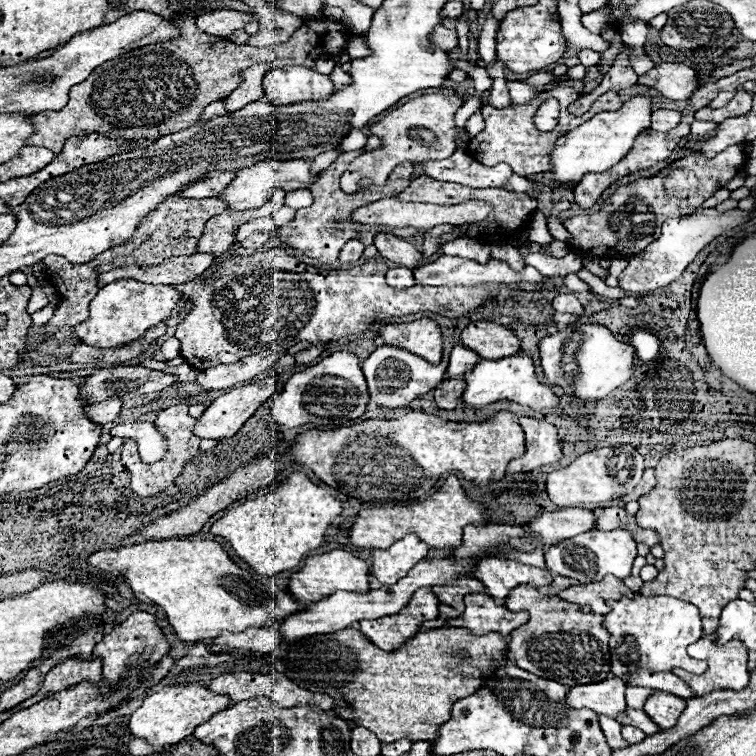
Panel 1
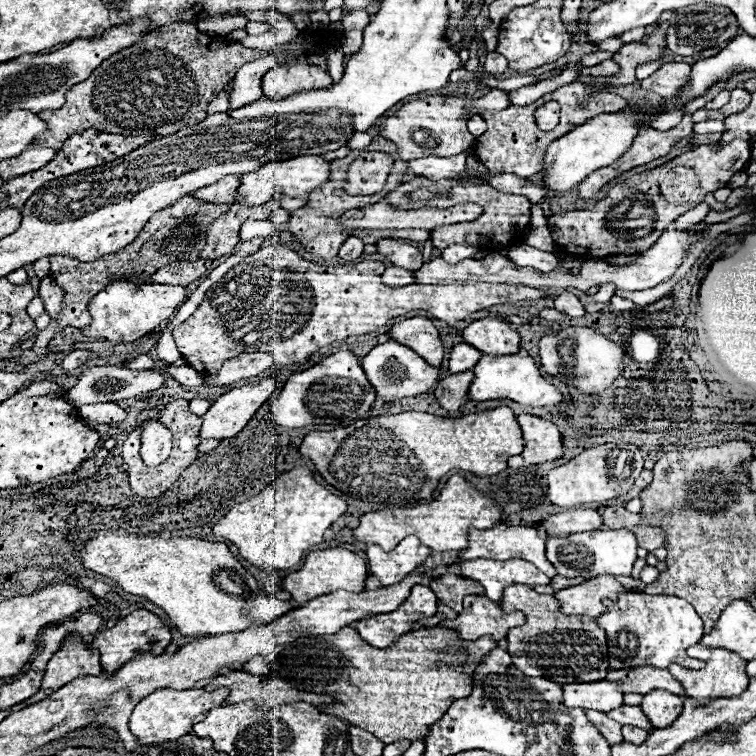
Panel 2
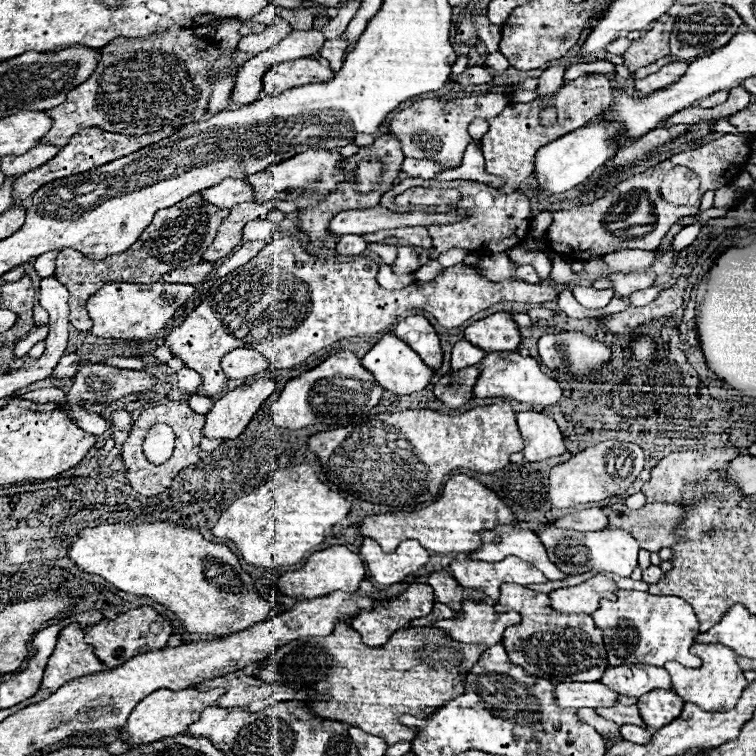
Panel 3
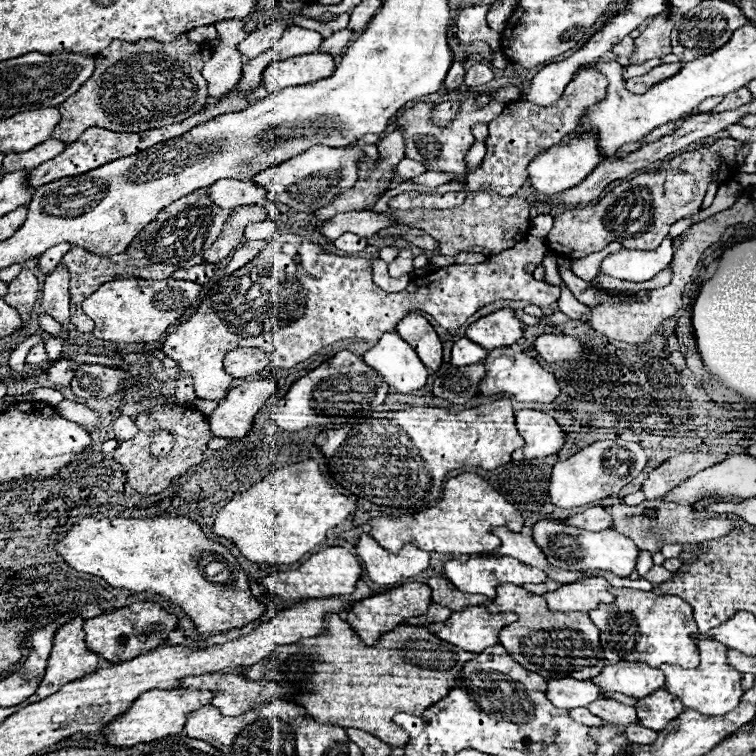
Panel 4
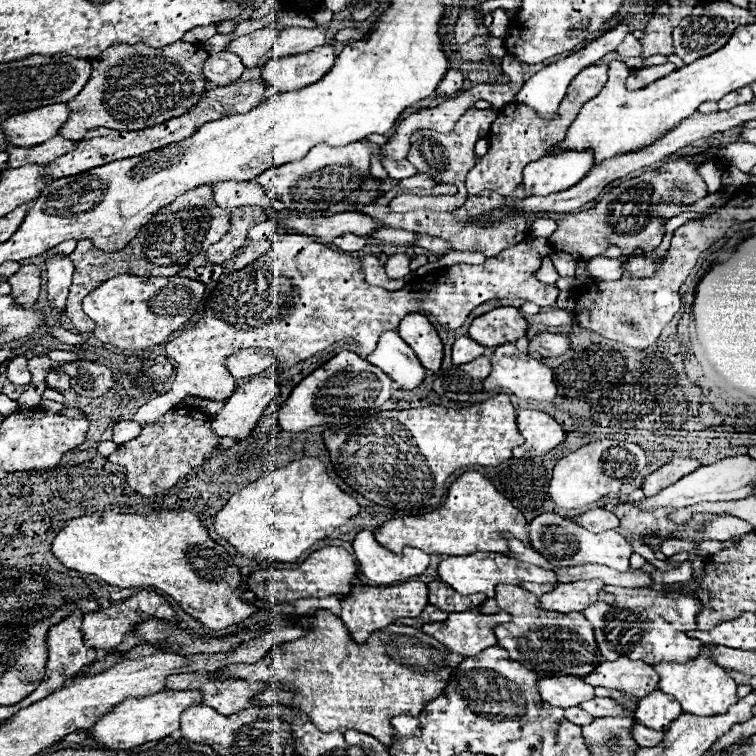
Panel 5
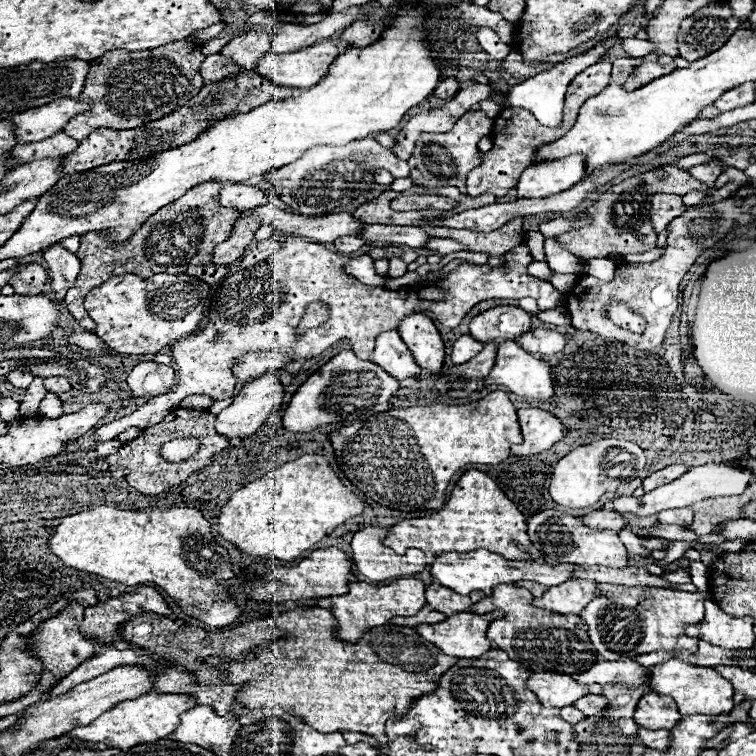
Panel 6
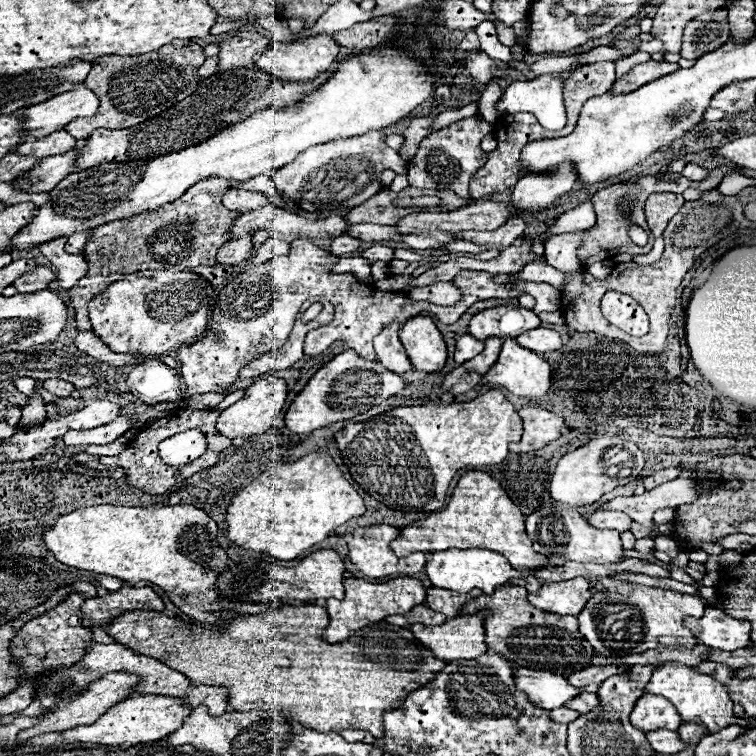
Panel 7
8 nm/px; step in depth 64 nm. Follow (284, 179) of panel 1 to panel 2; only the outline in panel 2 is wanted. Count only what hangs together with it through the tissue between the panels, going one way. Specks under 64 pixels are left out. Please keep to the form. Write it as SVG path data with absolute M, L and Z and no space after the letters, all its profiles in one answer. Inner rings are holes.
M298 156L284 162L268 162L260 166L256 172L248 172L240 176L240 188L236 190L236 202L244 206L262 206L266 200L272 198L274 192L282 192L284 196L292 198L308 198L310 192L328 180L328 162L320 156Z

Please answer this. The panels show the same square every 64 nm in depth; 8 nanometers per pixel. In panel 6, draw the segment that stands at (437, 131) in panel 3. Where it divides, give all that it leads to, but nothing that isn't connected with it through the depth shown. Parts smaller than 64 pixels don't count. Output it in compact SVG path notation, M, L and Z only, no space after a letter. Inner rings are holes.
M482 110L466 112L456 126L448 134L422 134L416 140L416 148L410 156L412 174L410 178L424 188L440 188L440 186L456 186L462 194L466 192L466 176L474 166L480 166L482 154L476 144L482 136L490 134L494 120L488 118Z

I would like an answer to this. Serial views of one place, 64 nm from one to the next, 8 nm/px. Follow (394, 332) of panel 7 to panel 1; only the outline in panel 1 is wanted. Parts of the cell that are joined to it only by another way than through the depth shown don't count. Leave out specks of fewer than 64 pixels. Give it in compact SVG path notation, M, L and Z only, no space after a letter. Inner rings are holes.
M378 346L362 362L362 370L364 370L364 376L368 380L370 402L376 406L382 406L382 408L404 408L412 400L416 400L418 396L434 390L444 380L448 363L448 355L443 355L438 366L434 366L416 354L408 354L406 350L400 350L394 346Z

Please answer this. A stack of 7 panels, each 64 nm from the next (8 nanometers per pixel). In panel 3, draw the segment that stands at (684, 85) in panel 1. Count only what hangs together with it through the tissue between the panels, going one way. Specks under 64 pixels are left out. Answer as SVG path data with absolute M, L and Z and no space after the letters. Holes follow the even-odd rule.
M670 62L670 64L662 66L658 72L650 74L648 78L636 80L636 90L640 90L642 94L650 94L650 92L662 90L662 88L668 88L676 80L682 78L682 74L686 72L686 68L688 68L686 62Z

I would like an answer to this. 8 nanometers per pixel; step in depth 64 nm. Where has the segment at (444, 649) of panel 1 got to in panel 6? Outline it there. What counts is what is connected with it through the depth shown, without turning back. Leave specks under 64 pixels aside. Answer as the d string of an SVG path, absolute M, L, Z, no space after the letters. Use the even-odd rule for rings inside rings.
M310 608L310 610L292 610L284 612L274 618L266 620L254 620L240 624L230 630L212 630L212 634L206 634L198 626L190 626L182 620L170 620L160 614L144 614L132 618L124 628L122 636L124 640L142 646L150 650L152 654L166 658L174 662L176 666L190 670L198 682L204 684L248 684L240 694L238 702L244 708L284 708L290 714L298 714L304 718L306 724L316 728L318 732L364 732L374 736L380 744L388 742L386 736L386 720L392 716L408 714L412 708L412 702L424 694L432 694L438 688L438 682L442 674L448 670L448 666L454 666L458 658L446 656L428 640L422 640L420 634L414 632L414 628L406 626L394 626L384 624L380 628L368 630L360 642L348 644L334 636L334 630L338 628L338 622L334 614L326 608ZM274 630L290 632L292 636L272 638ZM256 648L256 656L248 662L242 660L242 654ZM204 656L220 656L220 658L232 658L232 664L220 664L220 666L208 666L198 662Z

